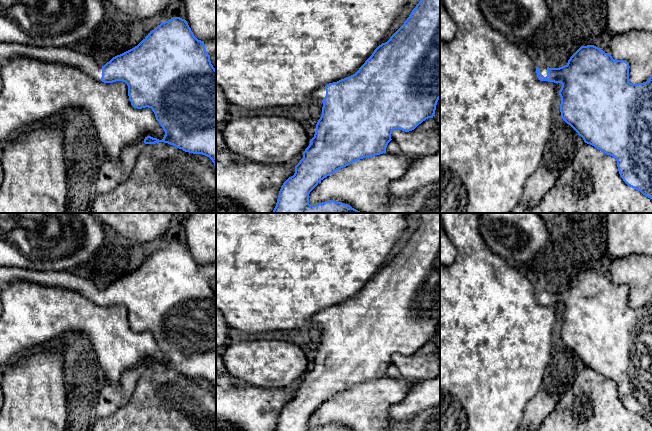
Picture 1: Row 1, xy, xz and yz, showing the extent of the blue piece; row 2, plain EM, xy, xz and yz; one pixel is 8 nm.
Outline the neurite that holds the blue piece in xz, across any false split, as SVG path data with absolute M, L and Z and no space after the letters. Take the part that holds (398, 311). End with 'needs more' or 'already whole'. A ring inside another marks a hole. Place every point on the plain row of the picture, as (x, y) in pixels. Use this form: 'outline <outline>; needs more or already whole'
outline M422 213L421 223L404 248L390 261L390 263L379 269L372 279L365 285L359 294L344 303L337 306L329 307L325 311L320 311L309 319L309 324L321 324L323 327L322 338L316 348L314 361L310 364L309 370L303 376L303 382L295 390L295 397L289 401L281 410L277 427L275 431L351 431L342 426L329 424L315 429L309 428L309 418L318 409L318 407L334 397L335 395L350 389L351 387L363 382L380 379L386 376L388 367L392 364L391 358L395 353L405 356L414 354L419 348L428 342L433 342L436 329L440 323L440 213Z; needs more

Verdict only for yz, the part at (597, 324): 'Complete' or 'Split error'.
Split error

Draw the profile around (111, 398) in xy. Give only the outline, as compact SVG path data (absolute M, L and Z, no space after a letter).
M129 369L119 379L118 385L106 384L96 401L96 419L107 418L126 405L140 379L140 370Z

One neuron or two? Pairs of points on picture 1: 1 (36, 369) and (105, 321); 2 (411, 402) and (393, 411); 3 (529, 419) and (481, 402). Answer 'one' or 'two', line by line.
1: two
2: one
3: two

